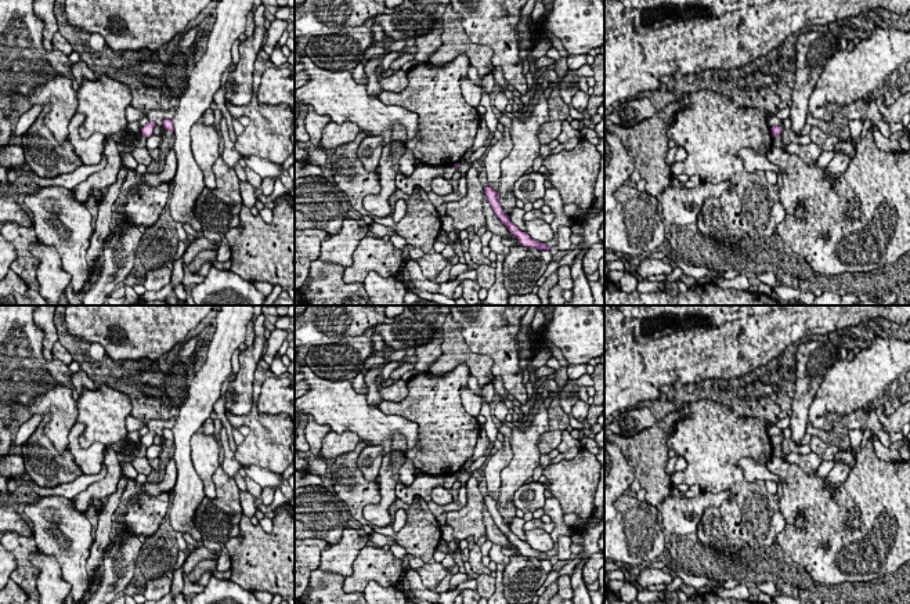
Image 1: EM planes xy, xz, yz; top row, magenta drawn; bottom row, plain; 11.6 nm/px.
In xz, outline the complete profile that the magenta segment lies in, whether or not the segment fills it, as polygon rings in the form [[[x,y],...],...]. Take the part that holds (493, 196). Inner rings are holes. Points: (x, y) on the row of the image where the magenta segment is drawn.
[[[484,187],[484,195],[487,196],[488,203],[491,205],[495,216],[508,227],[512,236],[514,236],[520,245],[526,247],[535,247],[538,250],[549,250],[549,247],[538,240],[534,240],[527,232],[519,229],[509,217],[503,213],[502,206],[499,205],[499,195],[491,187]]]

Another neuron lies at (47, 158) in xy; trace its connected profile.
[[[44,106],[36,122],[22,135],[25,162],[39,177],[54,178],[75,171],[83,163],[71,142],[58,142],[43,120],[50,112]]]

